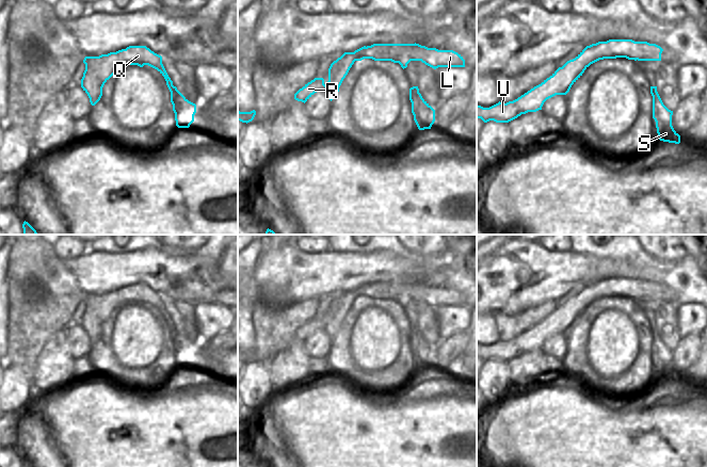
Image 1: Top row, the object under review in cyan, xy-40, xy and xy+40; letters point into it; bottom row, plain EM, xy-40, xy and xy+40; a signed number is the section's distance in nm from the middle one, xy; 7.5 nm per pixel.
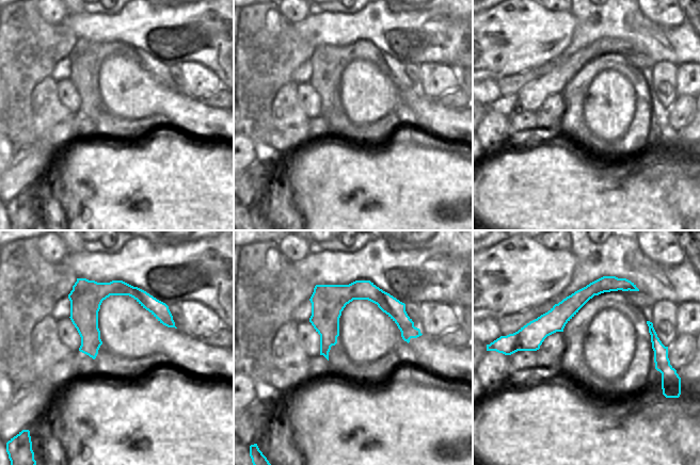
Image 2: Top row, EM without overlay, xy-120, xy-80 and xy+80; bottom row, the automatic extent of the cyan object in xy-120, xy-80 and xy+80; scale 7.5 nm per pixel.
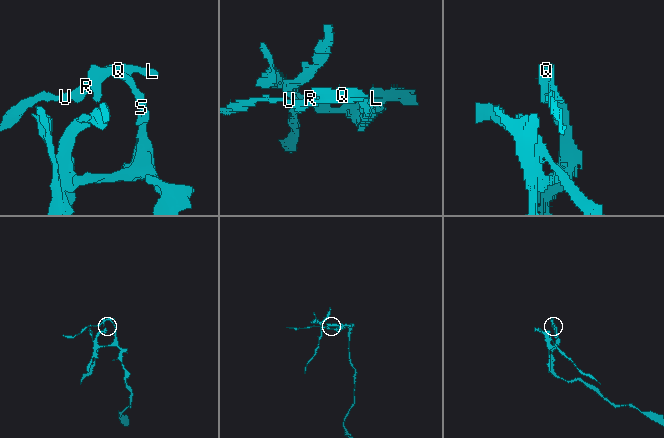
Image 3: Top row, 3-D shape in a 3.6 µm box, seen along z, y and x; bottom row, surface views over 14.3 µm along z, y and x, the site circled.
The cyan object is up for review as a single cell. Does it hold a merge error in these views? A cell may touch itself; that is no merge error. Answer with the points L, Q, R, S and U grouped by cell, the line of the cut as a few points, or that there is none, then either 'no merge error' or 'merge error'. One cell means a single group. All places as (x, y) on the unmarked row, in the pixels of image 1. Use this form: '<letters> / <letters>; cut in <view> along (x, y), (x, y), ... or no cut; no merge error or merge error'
L R U / Q S; cut in xy along (371, 284), (387, 284), (398, 294), (399, 301); merge error

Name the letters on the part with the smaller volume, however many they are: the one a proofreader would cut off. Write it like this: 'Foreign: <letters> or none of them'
Foreign: L, R, U.

